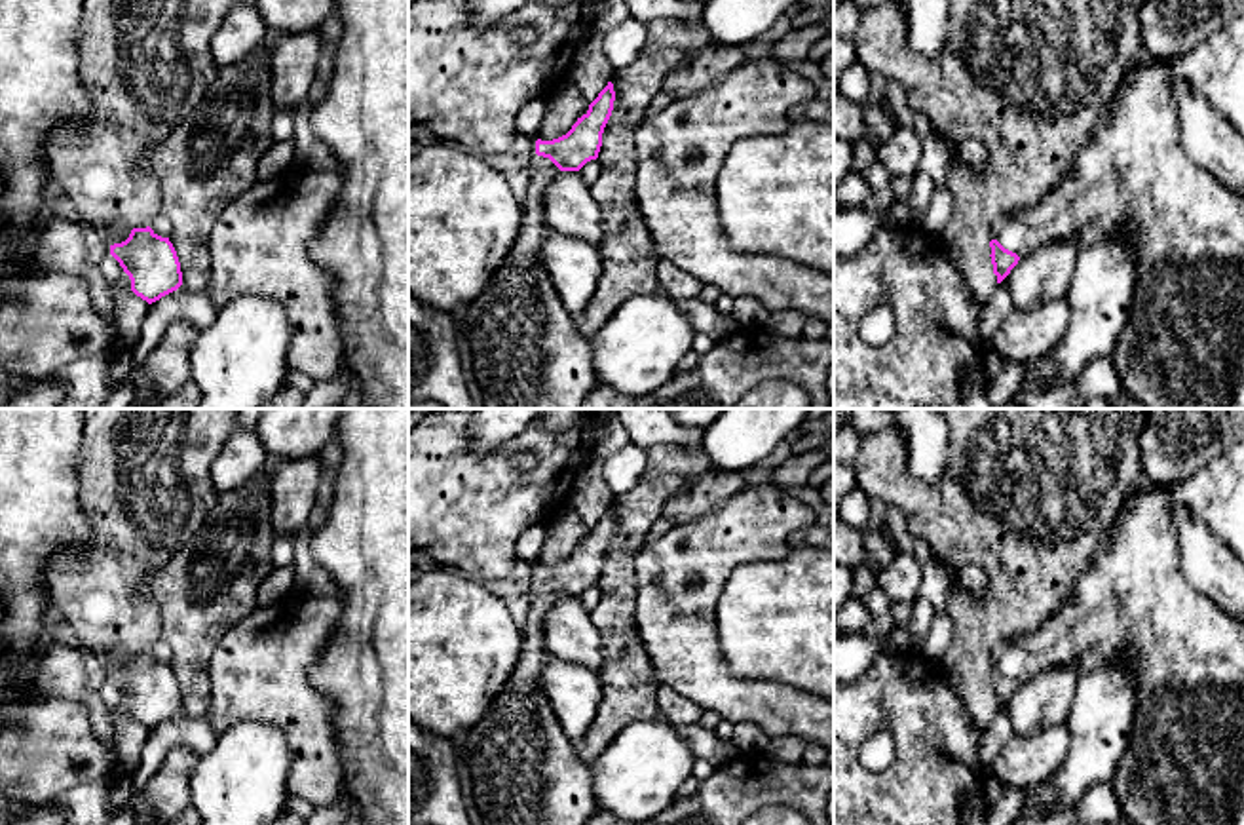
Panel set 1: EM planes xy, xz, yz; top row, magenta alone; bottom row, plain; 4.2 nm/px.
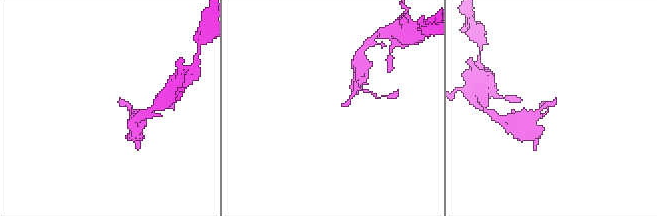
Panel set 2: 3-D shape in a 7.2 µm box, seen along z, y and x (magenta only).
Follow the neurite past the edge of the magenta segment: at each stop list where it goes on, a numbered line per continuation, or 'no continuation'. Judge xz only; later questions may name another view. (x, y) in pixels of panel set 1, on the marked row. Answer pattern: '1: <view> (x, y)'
1: xz (527, 350)

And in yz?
1: yz (1182, 346)

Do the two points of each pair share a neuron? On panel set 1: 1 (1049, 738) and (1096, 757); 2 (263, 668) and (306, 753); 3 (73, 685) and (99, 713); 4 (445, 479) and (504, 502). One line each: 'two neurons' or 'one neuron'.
1: two neurons
2: one neuron
3: one neuron
4: one neuron

